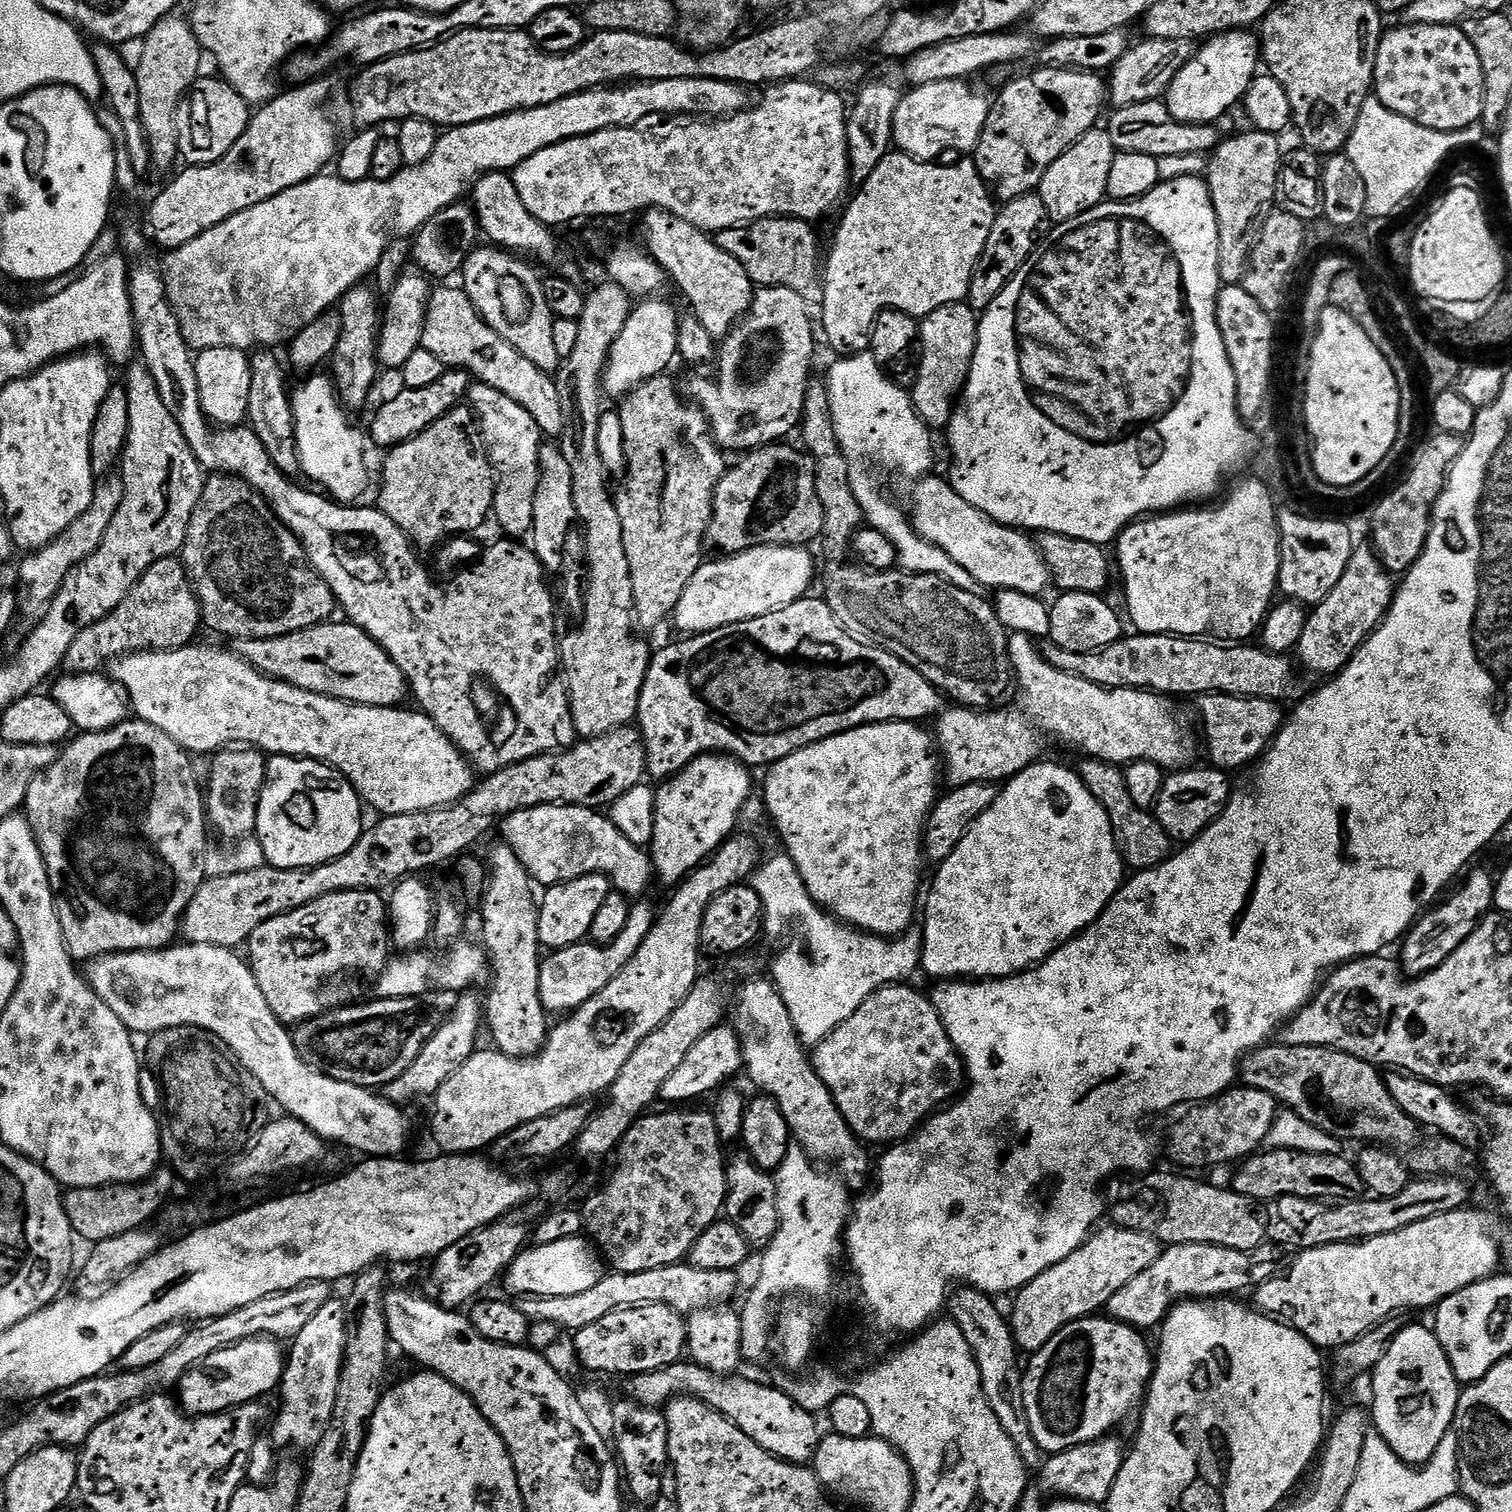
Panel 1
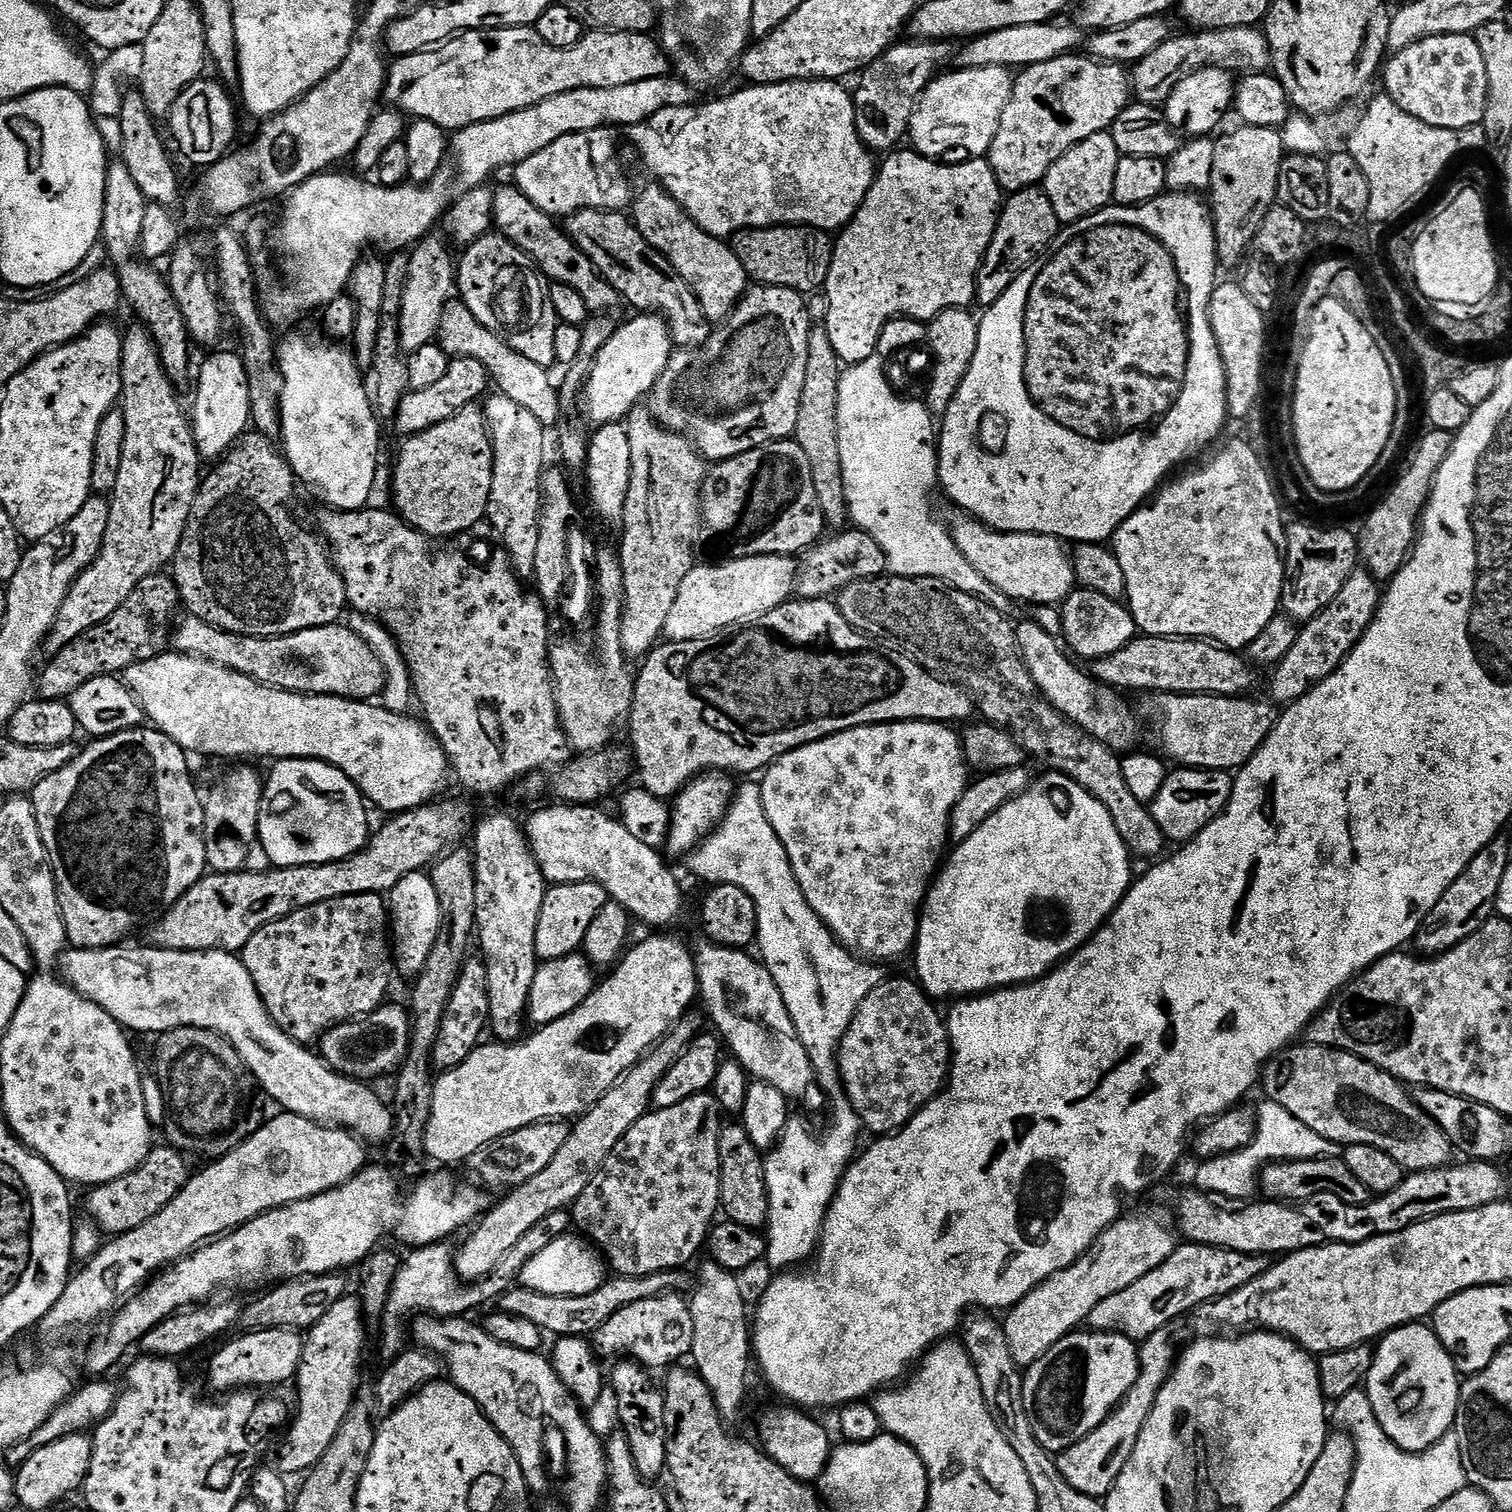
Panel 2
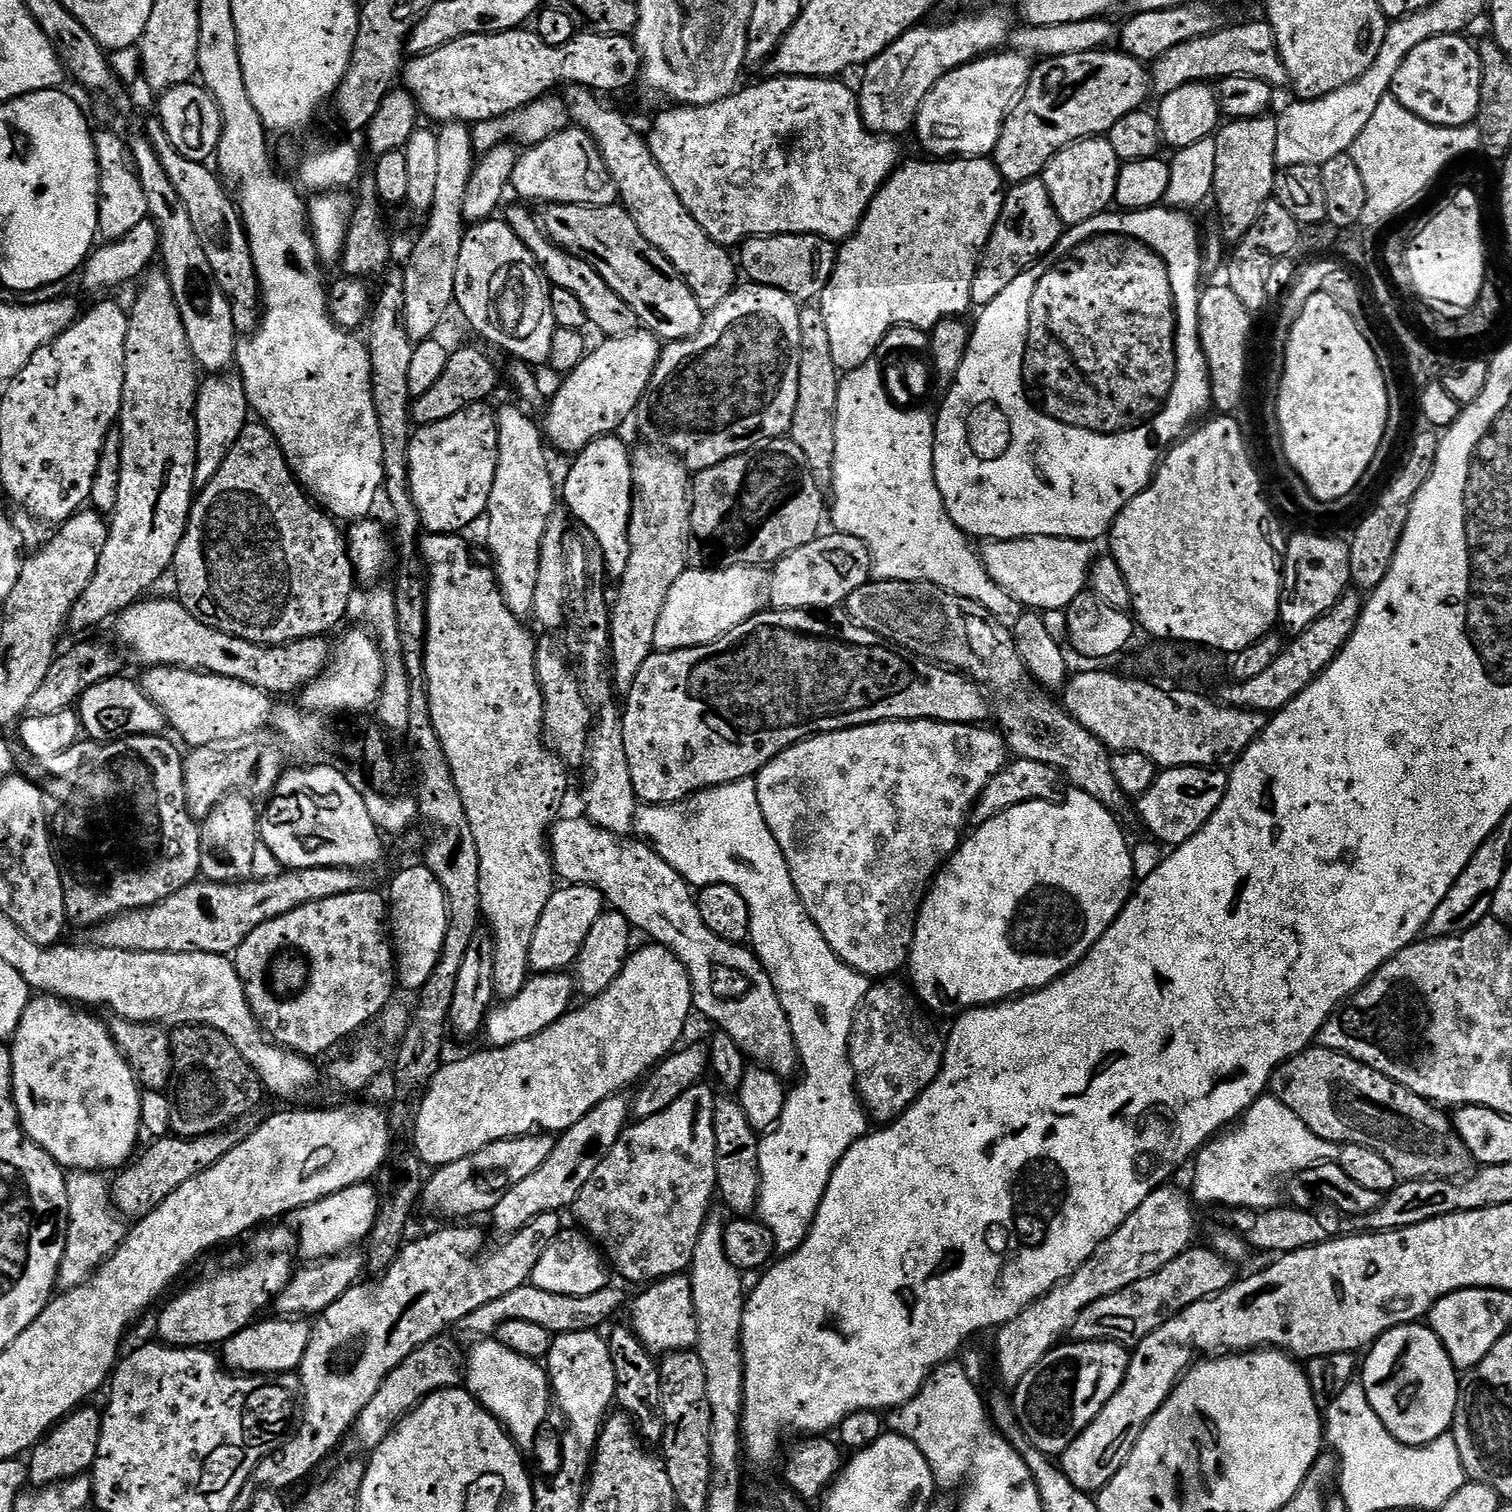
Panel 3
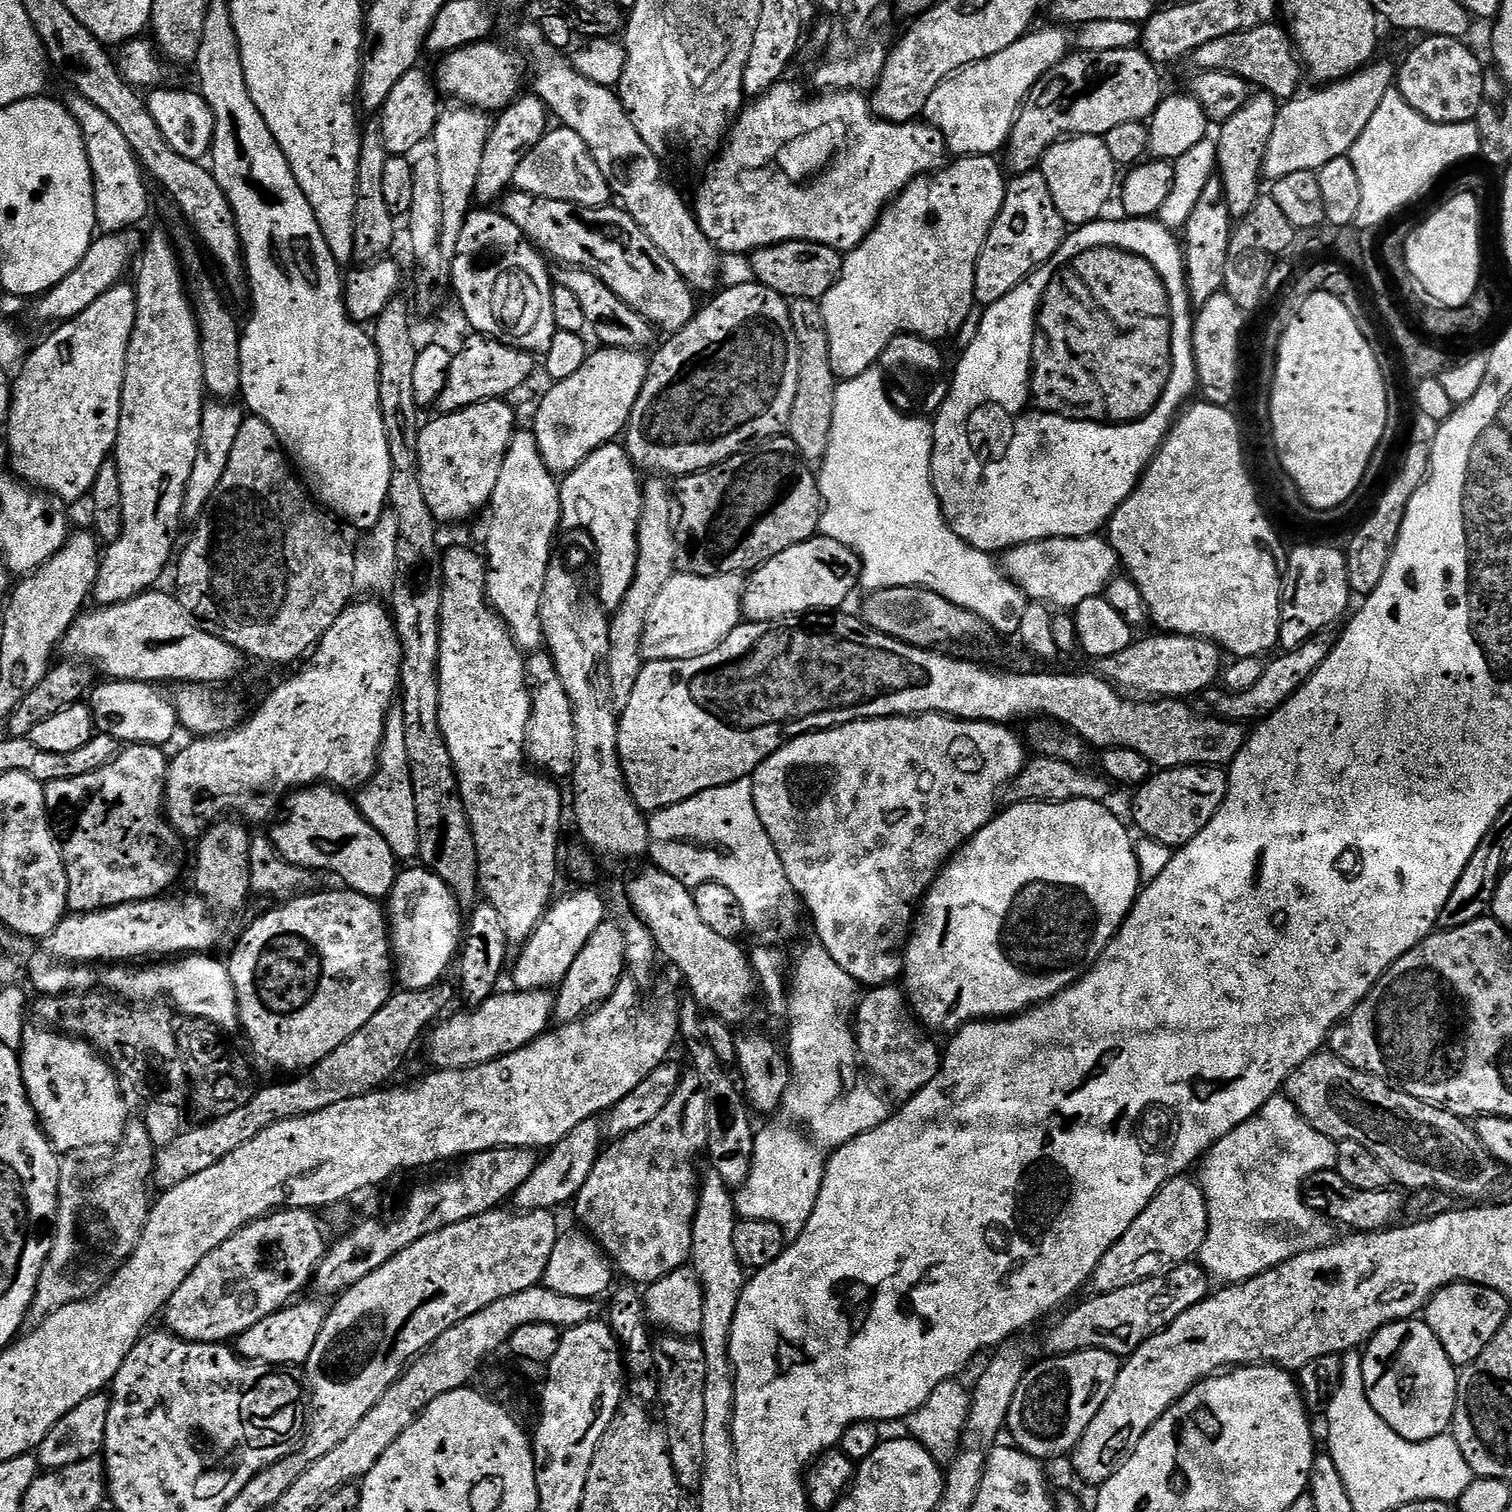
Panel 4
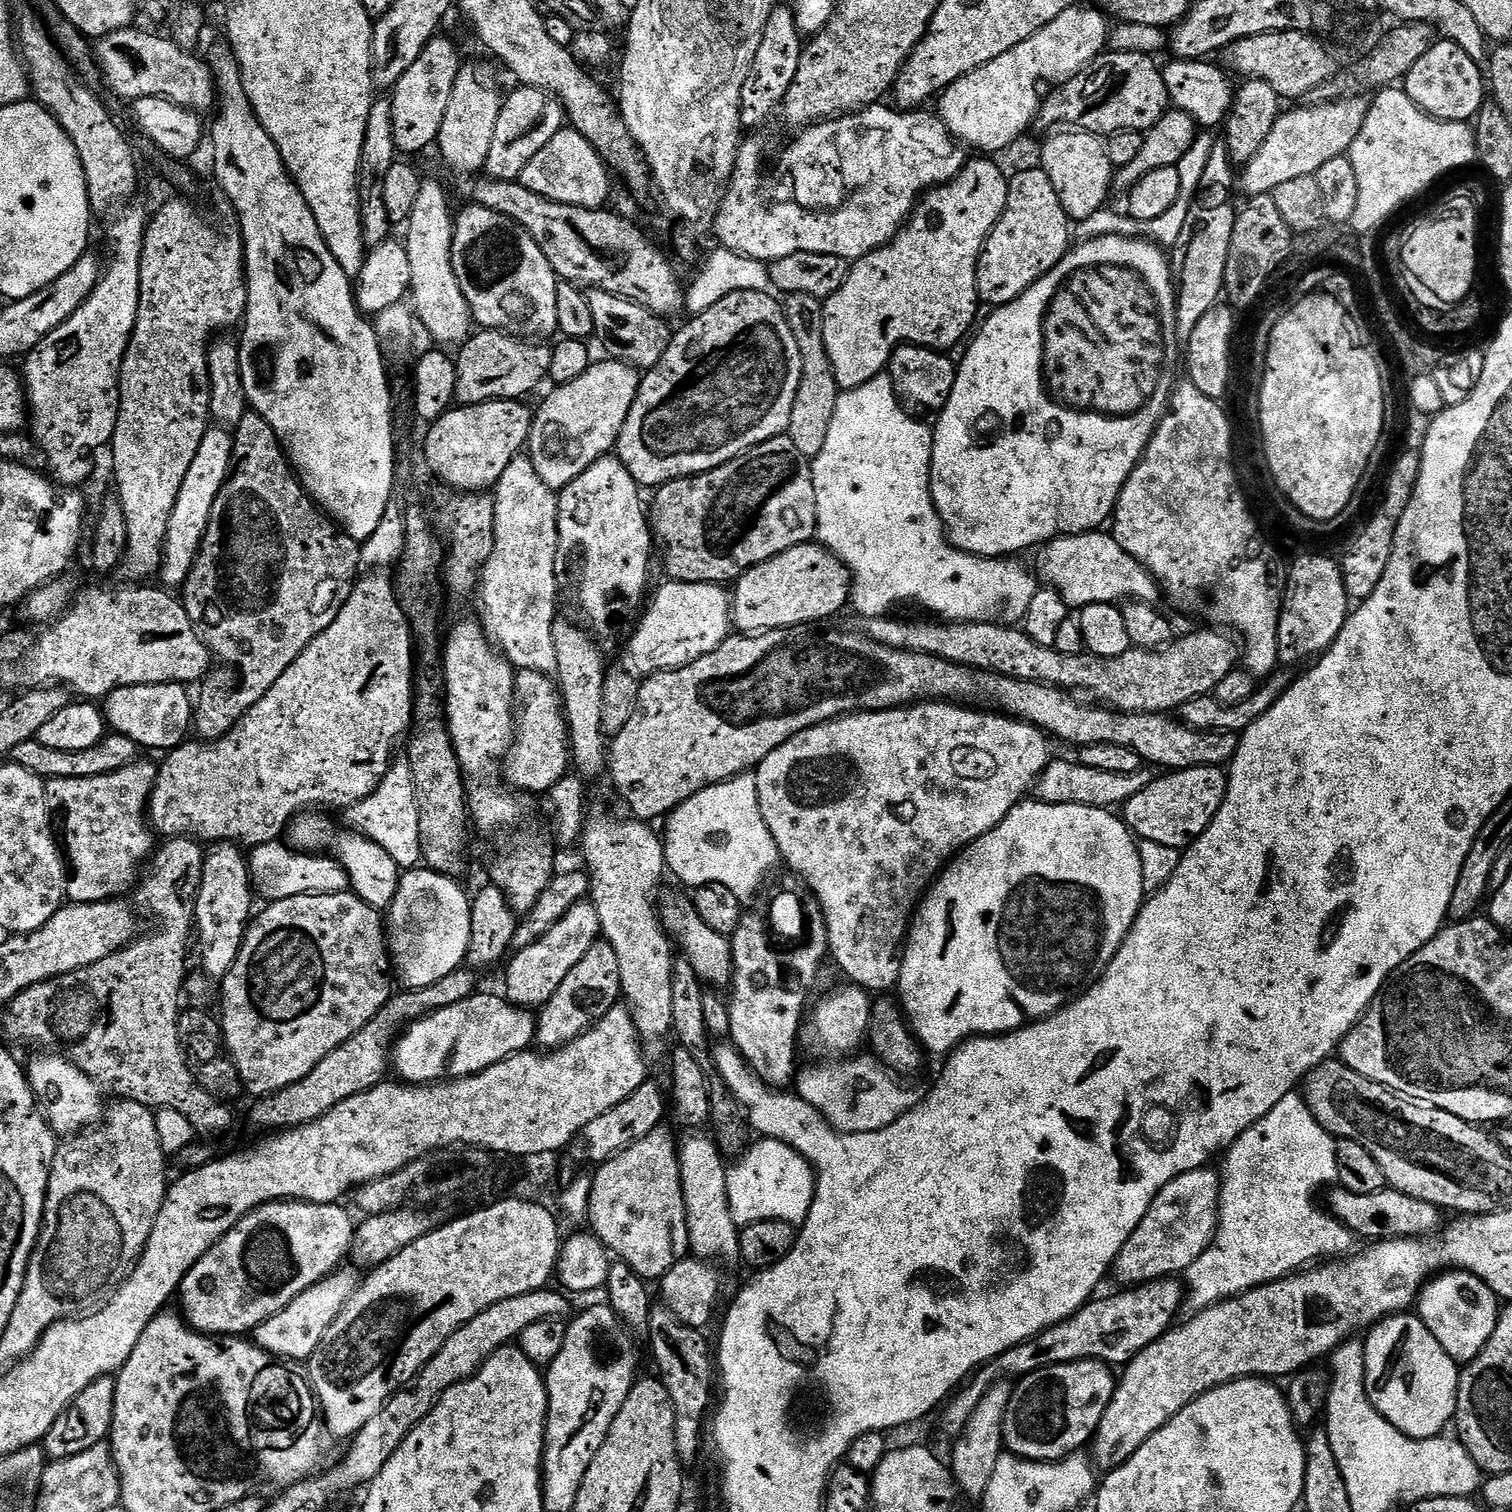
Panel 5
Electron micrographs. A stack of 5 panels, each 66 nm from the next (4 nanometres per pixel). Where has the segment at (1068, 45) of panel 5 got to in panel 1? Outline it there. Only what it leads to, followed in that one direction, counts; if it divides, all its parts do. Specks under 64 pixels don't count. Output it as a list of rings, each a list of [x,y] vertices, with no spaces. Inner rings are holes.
[[[947,80],[946,82],[930,82],[926,86],[915,86],[905,91],[900,97],[900,105],[894,114],[894,130],[892,139],[899,151],[916,160],[935,161],[943,152],[964,152],[960,154],[975,153],[980,136],[986,126],[986,118],[990,107],[990,96],[979,92],[968,80]]]

